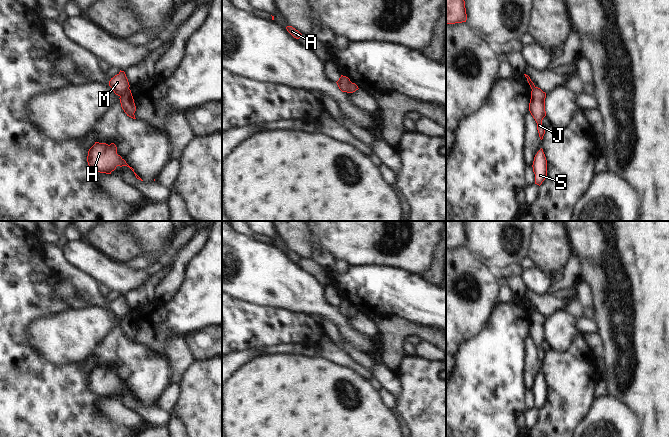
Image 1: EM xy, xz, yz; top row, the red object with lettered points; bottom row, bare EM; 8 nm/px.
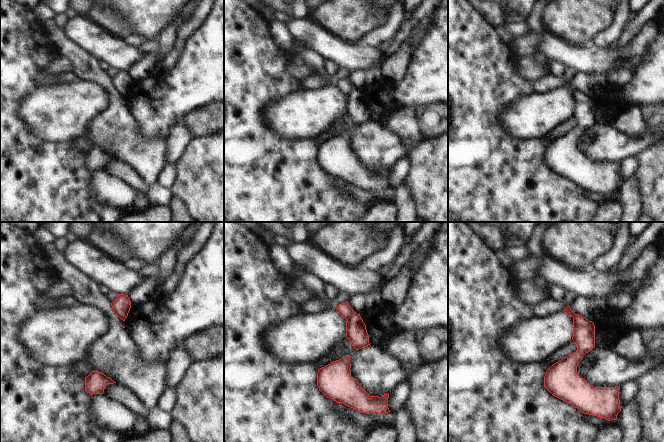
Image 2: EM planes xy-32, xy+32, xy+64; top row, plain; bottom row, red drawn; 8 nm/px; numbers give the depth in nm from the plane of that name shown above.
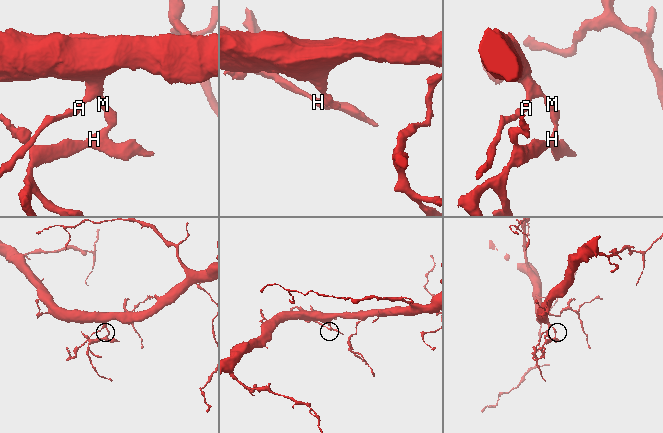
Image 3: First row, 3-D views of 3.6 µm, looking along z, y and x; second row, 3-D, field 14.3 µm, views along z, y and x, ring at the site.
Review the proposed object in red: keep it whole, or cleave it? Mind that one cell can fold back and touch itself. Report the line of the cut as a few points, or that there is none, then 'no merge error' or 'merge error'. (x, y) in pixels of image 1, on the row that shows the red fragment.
cut xz (351, 82), (347, 92); merge error

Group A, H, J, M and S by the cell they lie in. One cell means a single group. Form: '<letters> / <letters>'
A M / H J S

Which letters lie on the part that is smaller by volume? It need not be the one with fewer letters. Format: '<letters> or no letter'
H, J, S

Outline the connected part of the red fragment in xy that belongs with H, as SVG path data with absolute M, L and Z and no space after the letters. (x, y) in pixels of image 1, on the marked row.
M95 142L88 151L87 162L91 168L100 173L111 174L117 166L127 166L134 172L134 169L117 154L117 147L114 143L108 145Z

